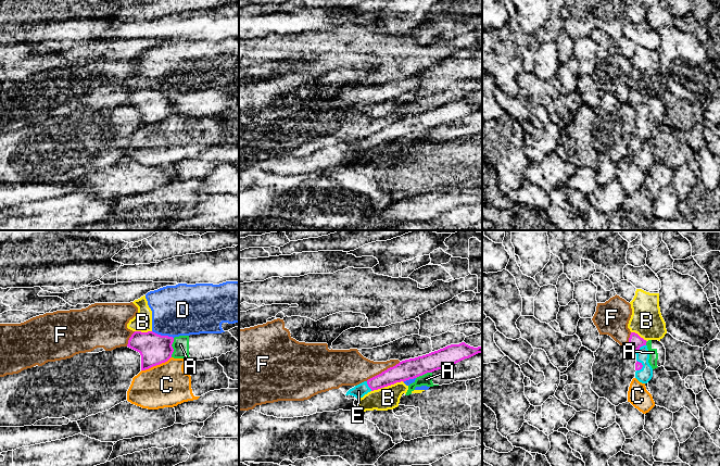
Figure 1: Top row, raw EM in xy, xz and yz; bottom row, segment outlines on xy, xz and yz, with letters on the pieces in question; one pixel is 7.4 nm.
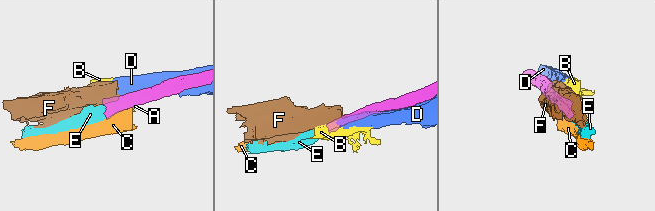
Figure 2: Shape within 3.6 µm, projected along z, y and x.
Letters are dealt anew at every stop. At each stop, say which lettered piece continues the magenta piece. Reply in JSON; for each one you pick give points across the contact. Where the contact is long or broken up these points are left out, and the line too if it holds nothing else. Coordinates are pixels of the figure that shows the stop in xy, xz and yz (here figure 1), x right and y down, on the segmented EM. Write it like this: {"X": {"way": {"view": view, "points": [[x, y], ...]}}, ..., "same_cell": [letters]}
{"E": {"way": {"view": "yz", "points": [[635, 341], [640, 347], [644, 375]]}}, "same_cell": ["E"]}

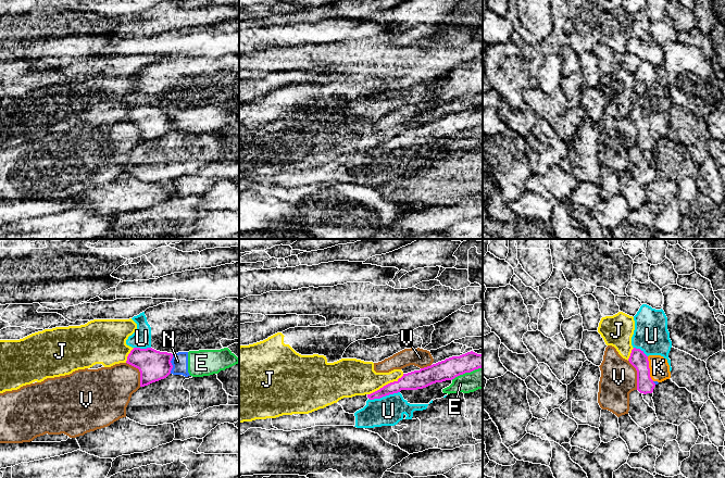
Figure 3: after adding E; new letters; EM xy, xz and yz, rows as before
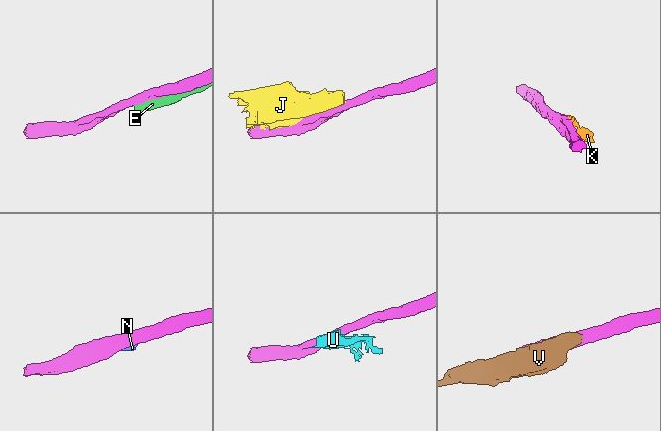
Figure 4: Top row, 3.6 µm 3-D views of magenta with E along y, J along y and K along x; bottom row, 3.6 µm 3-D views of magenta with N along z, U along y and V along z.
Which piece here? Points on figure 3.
{"same_cell": []}

